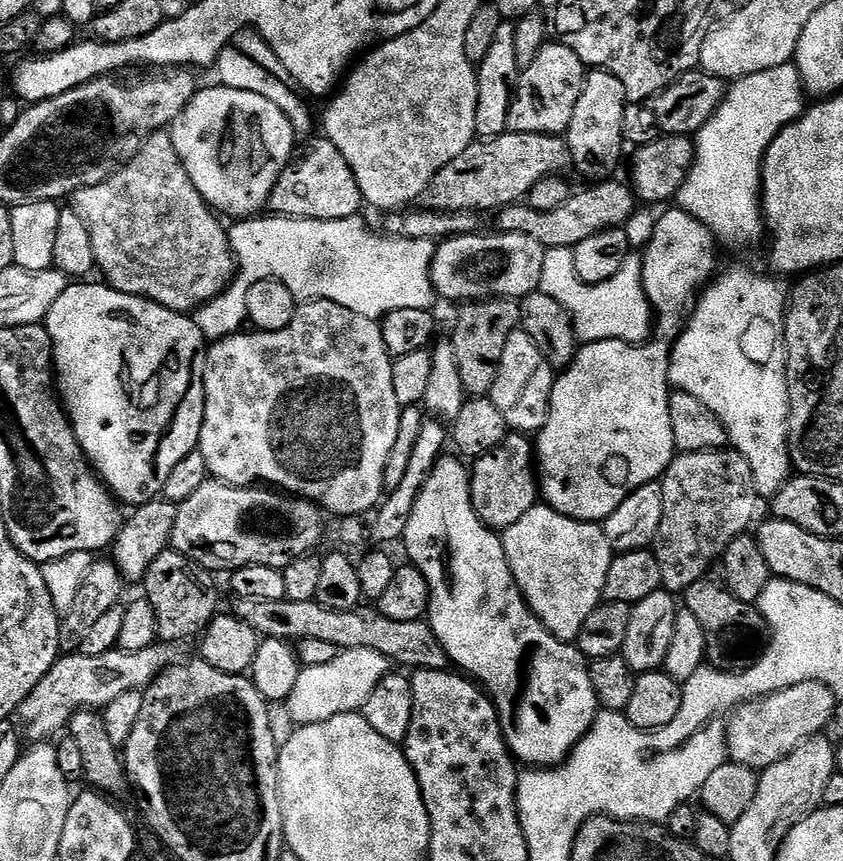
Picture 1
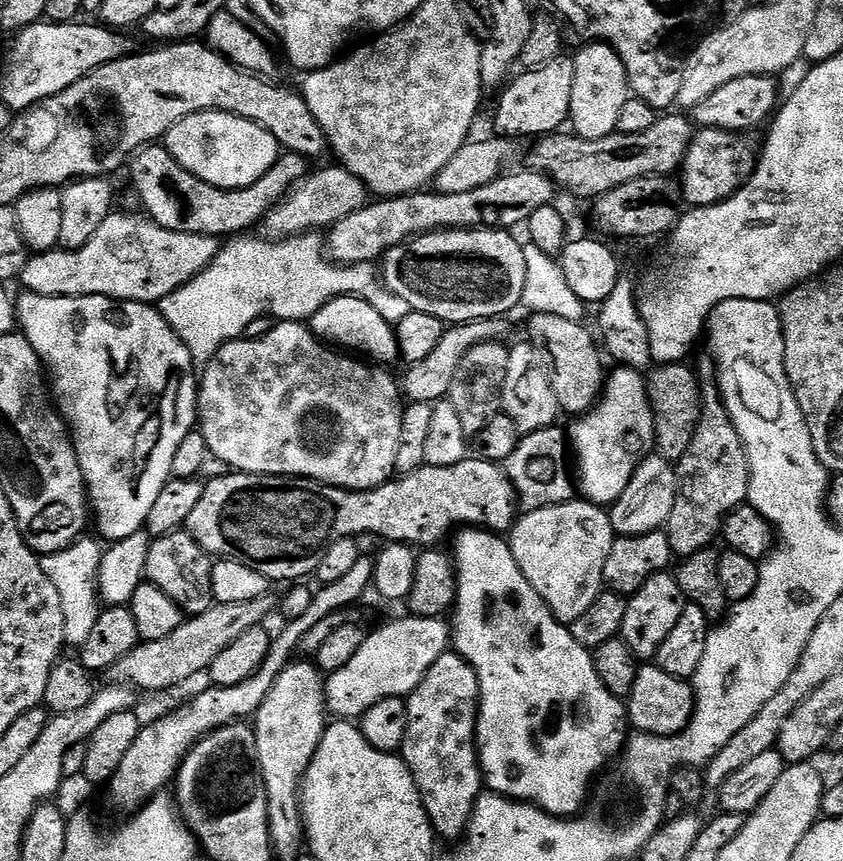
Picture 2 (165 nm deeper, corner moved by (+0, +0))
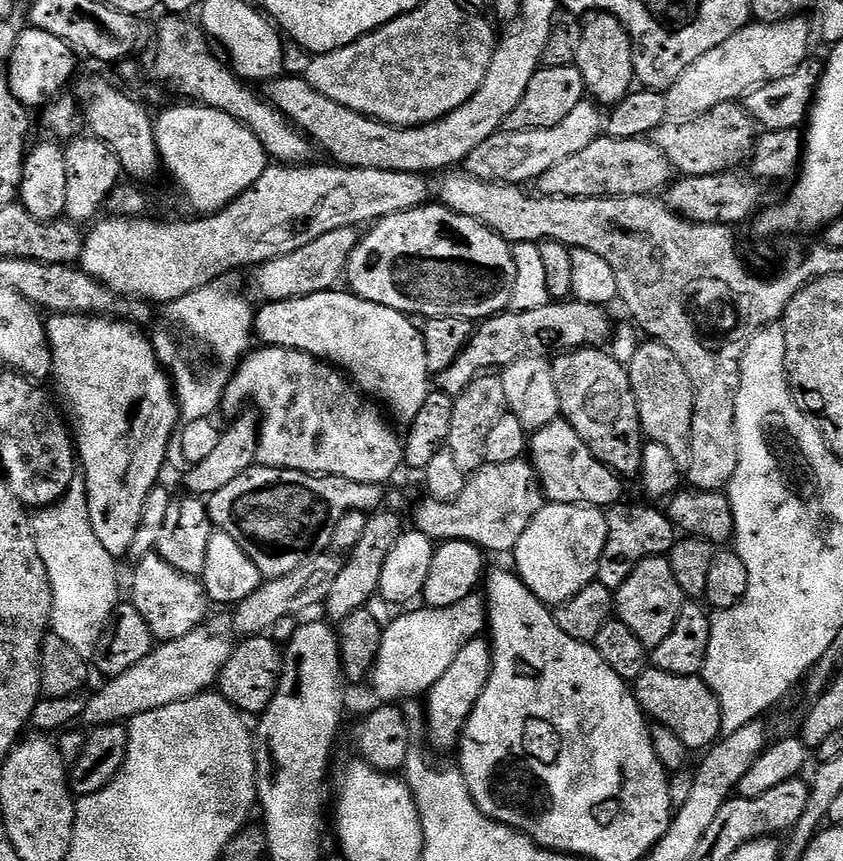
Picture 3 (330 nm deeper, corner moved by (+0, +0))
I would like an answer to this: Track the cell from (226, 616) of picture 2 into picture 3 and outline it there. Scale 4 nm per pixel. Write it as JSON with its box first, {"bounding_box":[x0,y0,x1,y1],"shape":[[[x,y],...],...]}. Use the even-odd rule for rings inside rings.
{"bounding_box":[231,554,342,638],"shape":[[[321,554],[312,556],[306,562],[302,562],[302,566],[298,566],[295,570],[290,570],[290,574],[286,574],[282,578],[274,578],[273,580],[265,579],[258,586],[258,590],[254,590],[254,594],[250,594],[250,598],[246,598],[242,603],[235,605],[232,616],[231,631],[237,632],[237,637],[247,638],[249,636],[262,636],[268,634],[274,622],[281,620],[281,617],[292,615],[299,617],[300,612],[304,612],[307,608],[323,605],[324,599],[330,594],[330,590],[334,587],[334,582],[338,579],[342,560],[336,554]]]}

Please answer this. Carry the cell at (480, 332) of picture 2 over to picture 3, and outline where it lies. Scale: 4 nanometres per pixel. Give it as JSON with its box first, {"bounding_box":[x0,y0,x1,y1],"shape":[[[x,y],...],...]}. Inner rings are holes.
{"bounding_box":[438,298,612,398],"shape":[[[569,298],[559,302],[549,302],[546,306],[538,306],[538,310],[526,310],[518,312],[515,310],[505,310],[496,316],[489,316],[475,329],[472,341],[465,346],[462,354],[446,366],[438,374],[439,391],[453,398],[460,396],[478,377],[491,373],[493,370],[503,370],[509,368],[514,362],[518,362],[527,356],[547,357],[549,354],[559,354],[581,346],[598,348],[607,345],[607,340],[612,336],[612,320],[608,317],[609,309],[599,304],[587,304],[575,298]]]}

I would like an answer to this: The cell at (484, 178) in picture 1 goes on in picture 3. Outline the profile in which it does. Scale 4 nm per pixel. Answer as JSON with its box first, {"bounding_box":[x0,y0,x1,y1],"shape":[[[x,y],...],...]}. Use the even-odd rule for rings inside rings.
{"bounding_box":[654,103,758,176],"shape":[[[743,103],[719,104],[714,106],[714,110],[704,112],[701,116],[665,120],[662,126],[656,128],[654,143],[664,151],[670,166],[680,176],[713,176],[739,169],[740,163],[744,159],[745,163],[753,155],[758,143],[758,125],[751,114],[745,110]]]}

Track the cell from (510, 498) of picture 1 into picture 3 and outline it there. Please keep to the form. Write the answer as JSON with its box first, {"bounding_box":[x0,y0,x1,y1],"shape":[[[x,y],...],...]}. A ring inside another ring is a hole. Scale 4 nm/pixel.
{"bounding_box":[527,418,624,510],"shape":[[[563,418],[550,422],[545,428],[531,433],[527,455],[532,469],[540,479],[540,489],[553,504],[588,504],[591,508],[607,510],[621,503],[624,492],[621,477],[598,458],[578,438],[574,426]]]}

